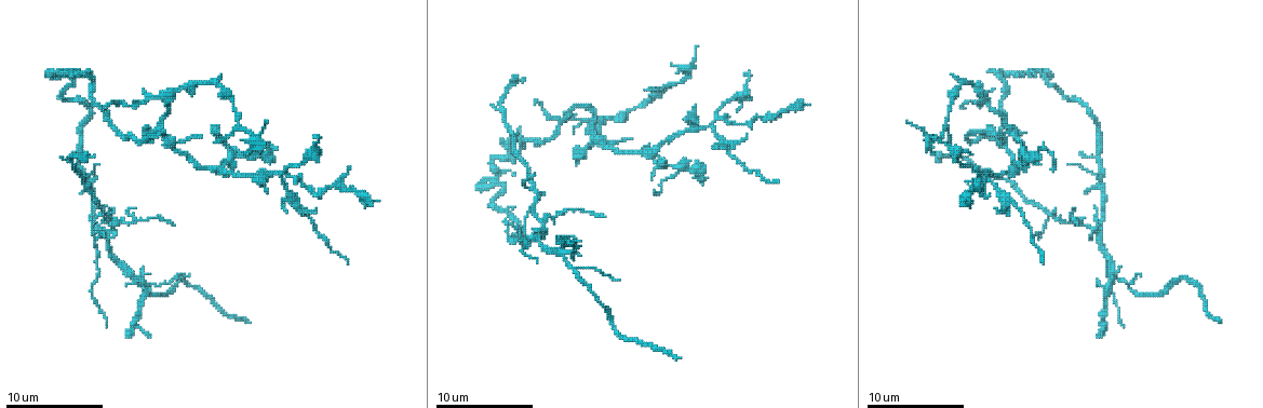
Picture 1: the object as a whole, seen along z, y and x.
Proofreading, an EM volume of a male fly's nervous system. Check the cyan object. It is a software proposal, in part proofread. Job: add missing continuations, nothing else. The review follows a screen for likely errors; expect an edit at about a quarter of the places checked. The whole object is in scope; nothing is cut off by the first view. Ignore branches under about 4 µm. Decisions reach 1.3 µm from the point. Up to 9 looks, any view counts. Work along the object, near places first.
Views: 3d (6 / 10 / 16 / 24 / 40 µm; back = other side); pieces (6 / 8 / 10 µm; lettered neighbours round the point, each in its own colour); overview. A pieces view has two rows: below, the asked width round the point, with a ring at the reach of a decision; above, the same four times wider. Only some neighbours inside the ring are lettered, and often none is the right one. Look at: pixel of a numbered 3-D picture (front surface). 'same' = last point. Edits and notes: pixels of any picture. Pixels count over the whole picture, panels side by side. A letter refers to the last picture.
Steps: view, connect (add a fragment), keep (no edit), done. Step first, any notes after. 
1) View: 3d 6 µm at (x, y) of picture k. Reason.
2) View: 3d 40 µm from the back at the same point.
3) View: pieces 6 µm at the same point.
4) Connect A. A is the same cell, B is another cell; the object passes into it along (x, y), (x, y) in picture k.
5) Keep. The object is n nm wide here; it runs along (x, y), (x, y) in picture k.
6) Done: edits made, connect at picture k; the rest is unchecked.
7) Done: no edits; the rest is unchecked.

View: pieces 10 µm at (1220, 321) of picture 1. End of a long branch.

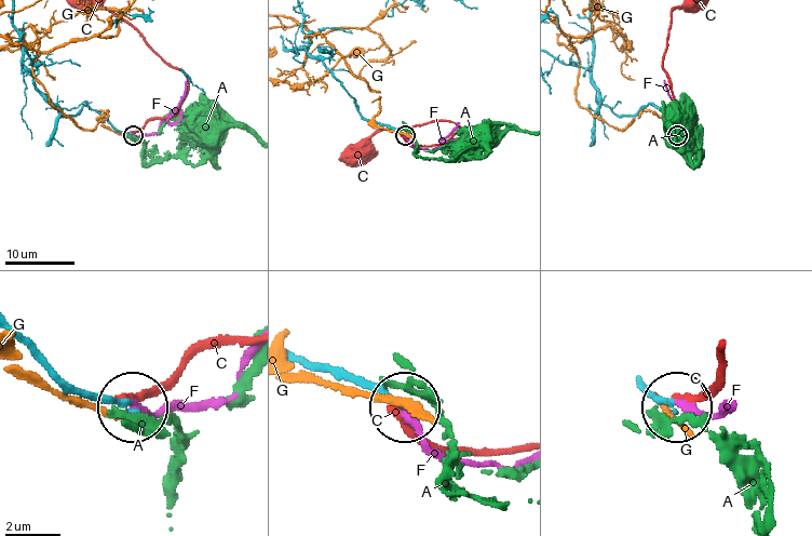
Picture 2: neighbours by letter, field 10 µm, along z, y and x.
Connect F. The object is 180 nm wide here; F is the same cell, A, C and G are other cells; the object passes into it along (112, 124), (156, 133), (179, 119), (167, 119), (185, 90) in picture 2; the cell continues.

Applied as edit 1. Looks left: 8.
View: overview.

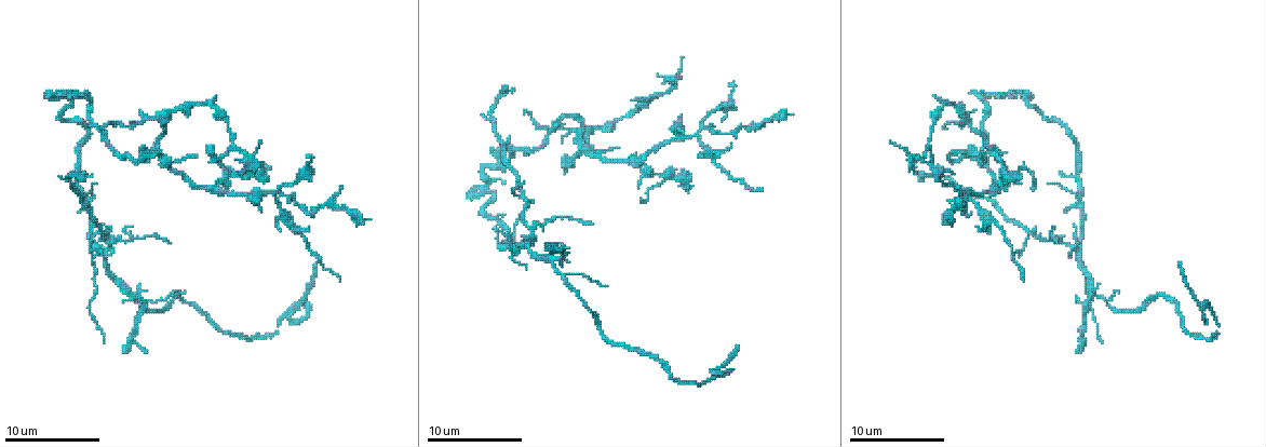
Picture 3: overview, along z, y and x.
View: pieces 6 µm at (125, 351) of picture 3. An open end.

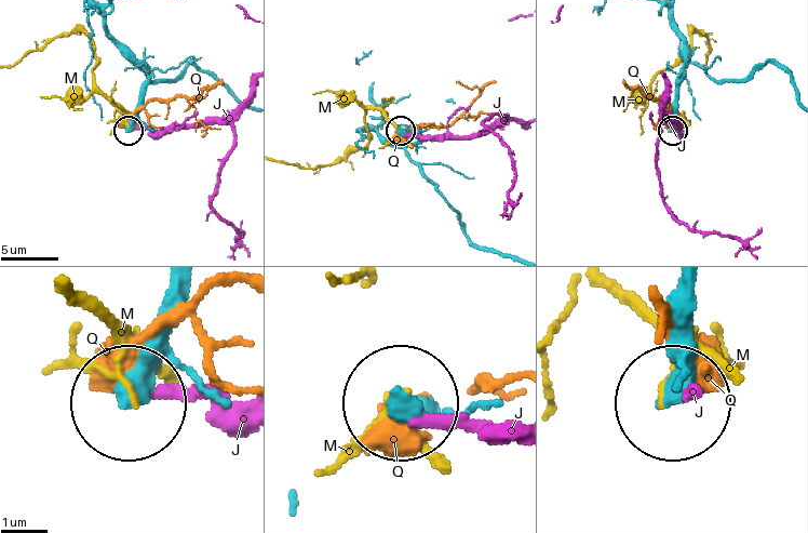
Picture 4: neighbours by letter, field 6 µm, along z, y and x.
Keep. J, M and Q are other cells; it runs along (687, 294), (679, 395) in picture 4; none of them fits.

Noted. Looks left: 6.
View: pieces 10 µm at (522, 81) of picture 1. Free end.

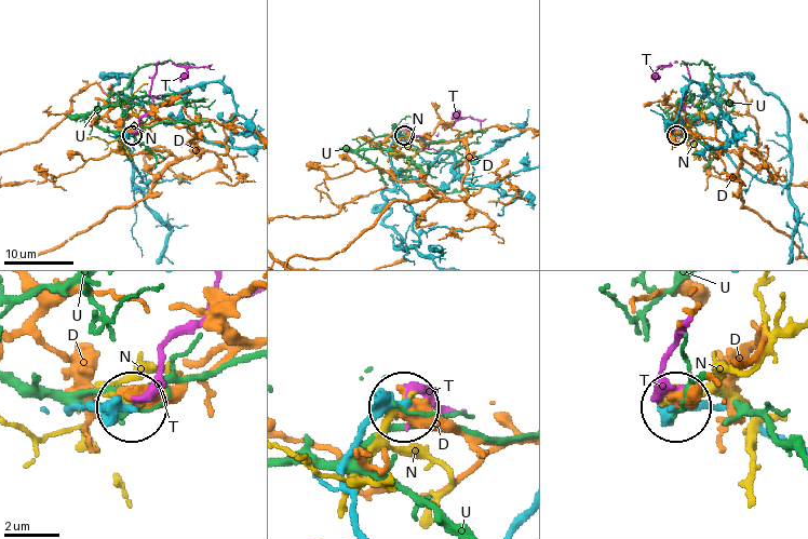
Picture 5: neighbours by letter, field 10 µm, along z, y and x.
Keep. D, N, T and U are other cells; it runs along (143, 184), (117, 137), (131, 135) in picture 5; no lettered fragment goes on from it.

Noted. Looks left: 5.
View: pieces 10 µm at (1005, 124) of picture 1. Branch stops here.

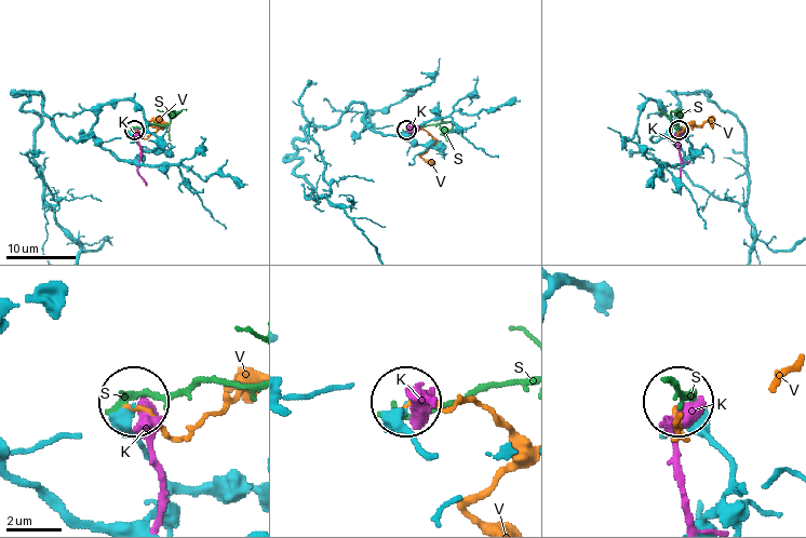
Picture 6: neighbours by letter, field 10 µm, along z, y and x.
Keep. The object is 320 nm wide here; K, S and V are other cells; it runs along (430, 453), (408, 427), (404, 402) in picture 6; none of them fits.

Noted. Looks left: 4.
View: pieces 10 µm at (220, 73) of picture 1. Branch stops here.

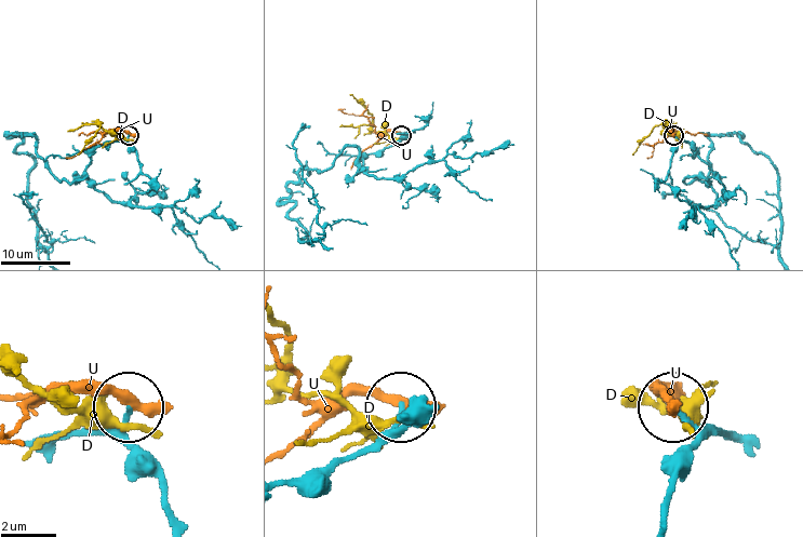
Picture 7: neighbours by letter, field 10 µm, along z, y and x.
Keep. D and U are other cells; it runs along (53, 443), (108, 434), (130, 411) in picture 7; no lettered fragment goes on from it.

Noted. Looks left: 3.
Done: edits made, connect at picture 2; the rest is unchecked.

